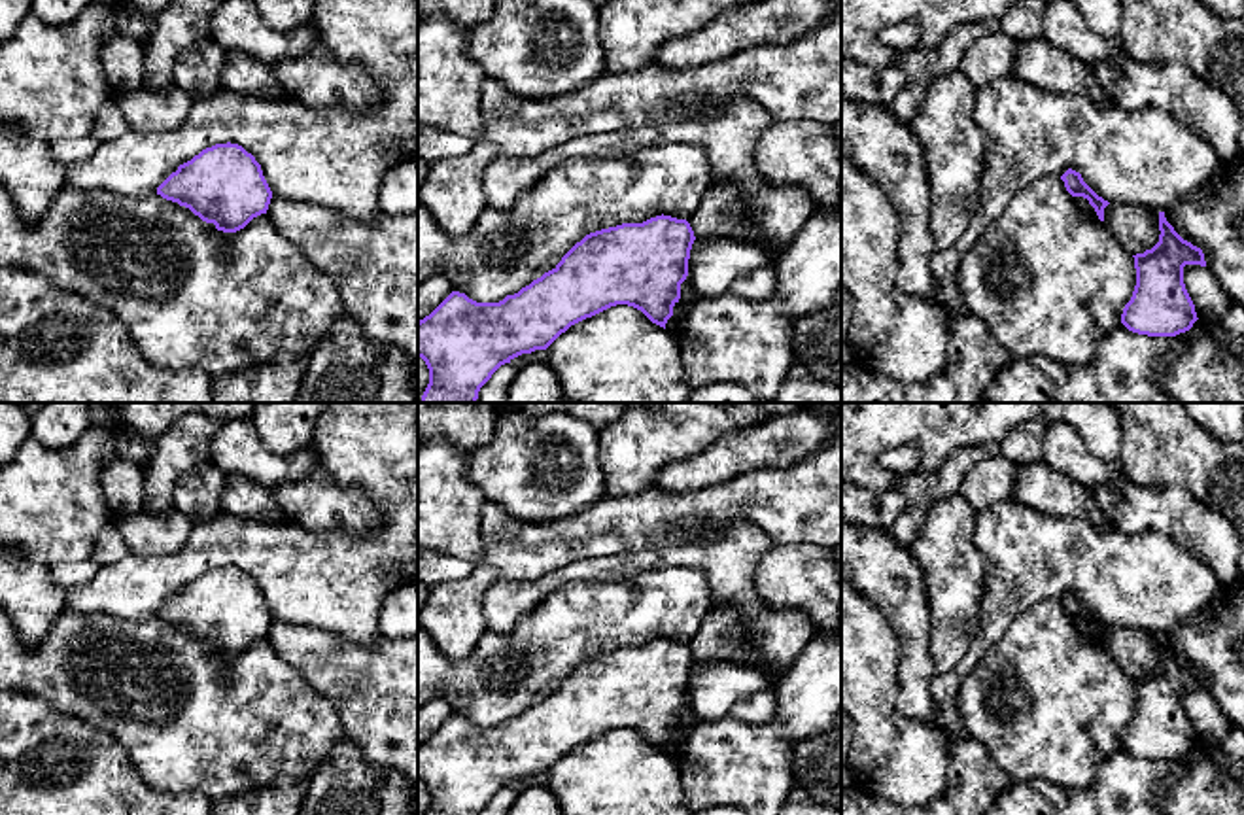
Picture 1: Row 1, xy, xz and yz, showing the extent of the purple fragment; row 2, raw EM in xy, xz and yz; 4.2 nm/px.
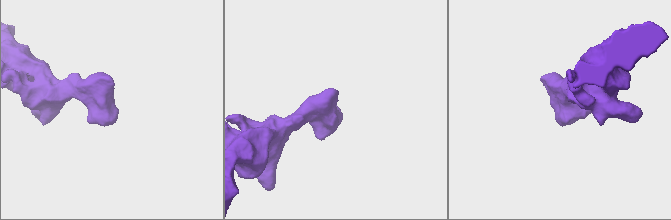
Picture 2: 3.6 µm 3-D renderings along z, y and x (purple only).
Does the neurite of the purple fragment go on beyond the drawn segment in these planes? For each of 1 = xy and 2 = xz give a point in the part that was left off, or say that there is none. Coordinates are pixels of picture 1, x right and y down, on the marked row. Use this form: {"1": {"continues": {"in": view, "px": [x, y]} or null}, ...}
{"1": {"continues": null}, "2": {"continues": null}}

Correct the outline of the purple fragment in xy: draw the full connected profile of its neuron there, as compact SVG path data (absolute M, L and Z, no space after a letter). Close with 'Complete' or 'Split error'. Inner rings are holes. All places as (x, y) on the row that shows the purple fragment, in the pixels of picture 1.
M216 144L178 166L157 195L189 208L217 231L236 233L267 214L272 191L261 165L238 144Z. Complete

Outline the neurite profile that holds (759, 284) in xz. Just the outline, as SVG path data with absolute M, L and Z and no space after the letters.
M760 267L737 276L730 284L728 291L741 299L762 303L775 293L775 287L777 287L777 269Z

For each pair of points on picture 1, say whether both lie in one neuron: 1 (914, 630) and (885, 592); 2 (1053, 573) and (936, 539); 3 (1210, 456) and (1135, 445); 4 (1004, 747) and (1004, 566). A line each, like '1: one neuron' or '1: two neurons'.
1: one neuron
2: two neurons
3: one neuron
4: two neurons

